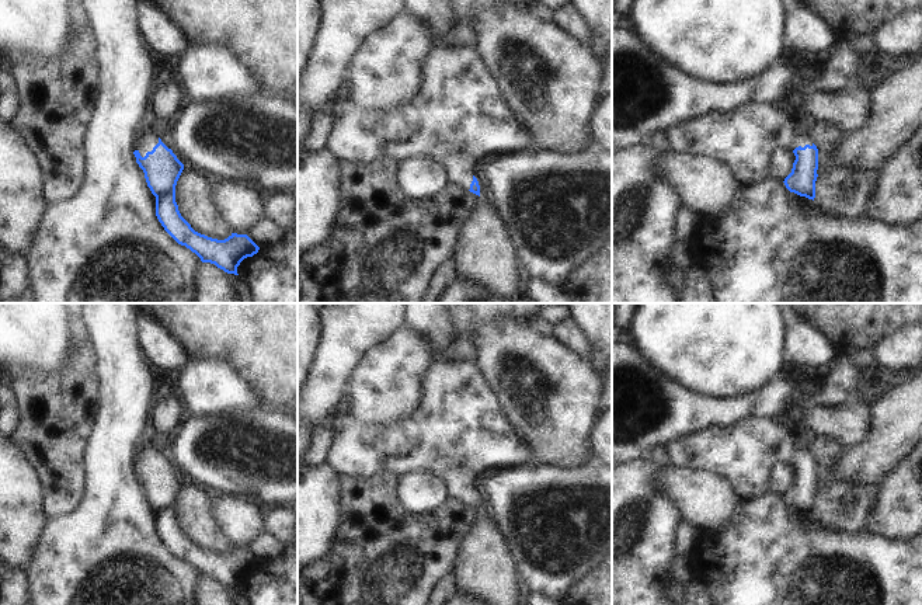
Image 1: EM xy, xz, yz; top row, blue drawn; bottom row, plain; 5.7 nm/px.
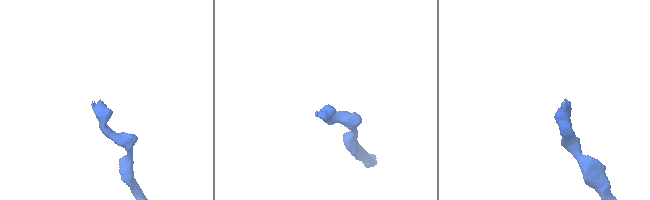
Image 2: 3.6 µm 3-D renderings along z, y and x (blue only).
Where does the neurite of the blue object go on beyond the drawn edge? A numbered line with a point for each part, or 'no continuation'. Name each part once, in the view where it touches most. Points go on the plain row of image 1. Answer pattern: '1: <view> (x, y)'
1: xy (148, 455)

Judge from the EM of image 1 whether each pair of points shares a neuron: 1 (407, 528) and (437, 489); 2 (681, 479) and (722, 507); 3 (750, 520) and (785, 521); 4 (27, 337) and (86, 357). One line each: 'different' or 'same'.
1: different
2: same
3: same
4: different

